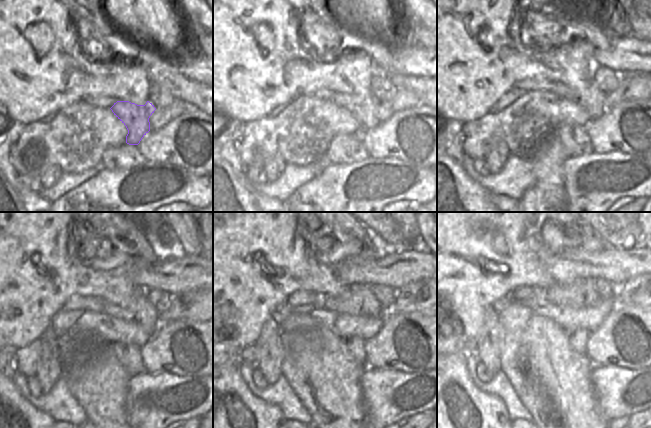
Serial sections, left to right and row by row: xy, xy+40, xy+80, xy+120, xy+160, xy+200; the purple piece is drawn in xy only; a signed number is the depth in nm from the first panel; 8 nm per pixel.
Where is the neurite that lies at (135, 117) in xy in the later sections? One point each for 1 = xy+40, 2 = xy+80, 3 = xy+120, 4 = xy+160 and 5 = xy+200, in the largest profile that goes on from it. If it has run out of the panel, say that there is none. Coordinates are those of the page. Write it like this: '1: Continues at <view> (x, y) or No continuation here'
1: Continues at xy+40 (364, 108)
2: Continues at xy+80 (589, 97)
3: Continues at xy+120 (139, 310)
4: Continues at xy+160 (357, 299)
5: Continues at xy+200 (580, 293)

